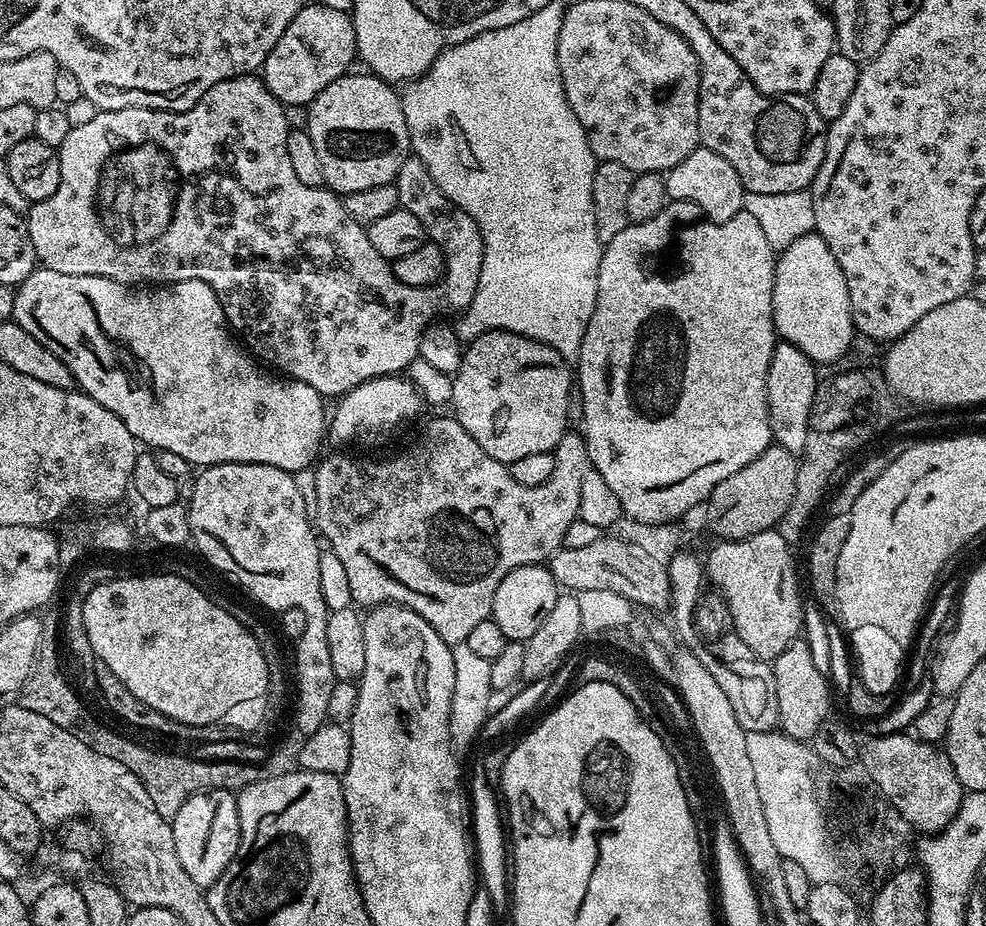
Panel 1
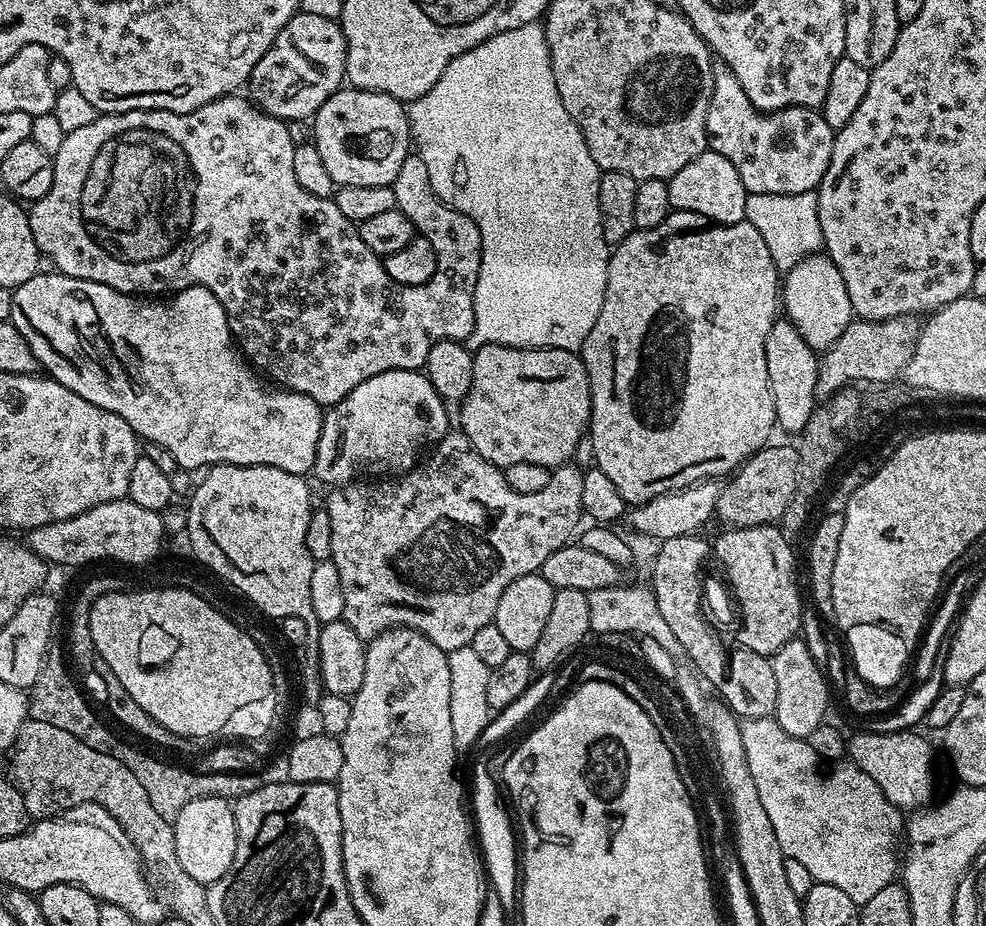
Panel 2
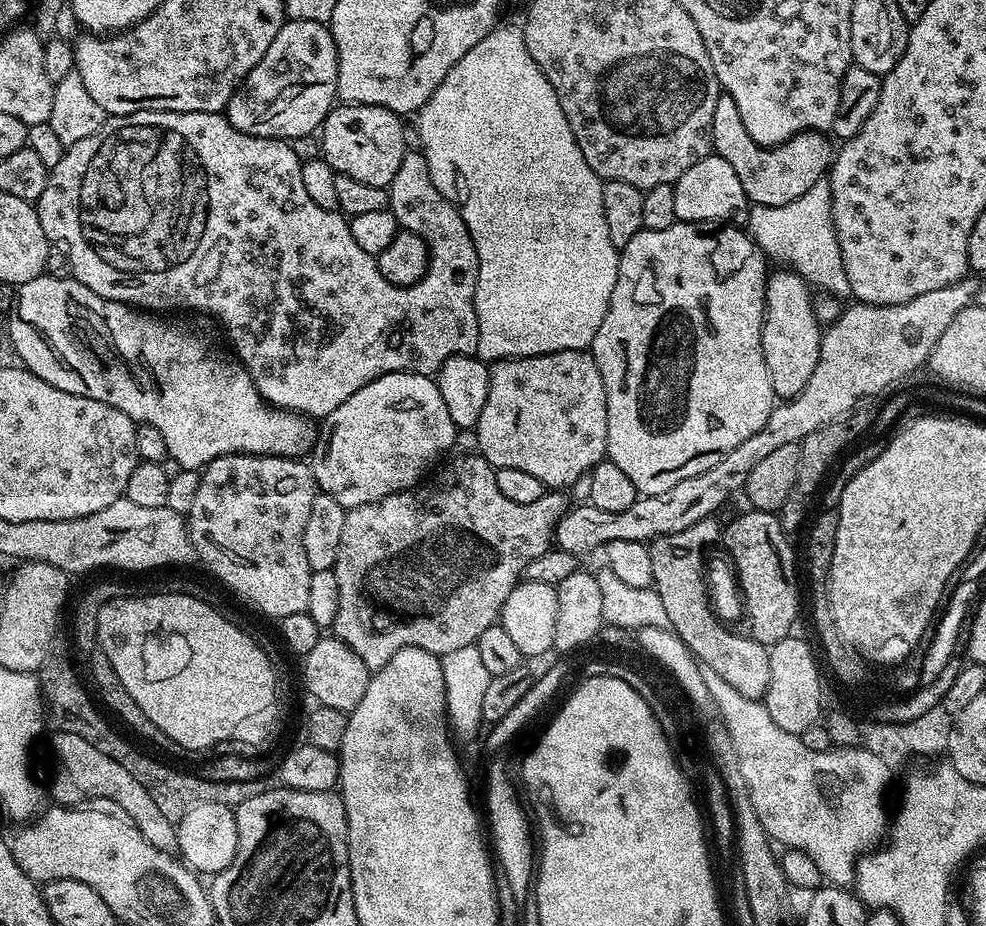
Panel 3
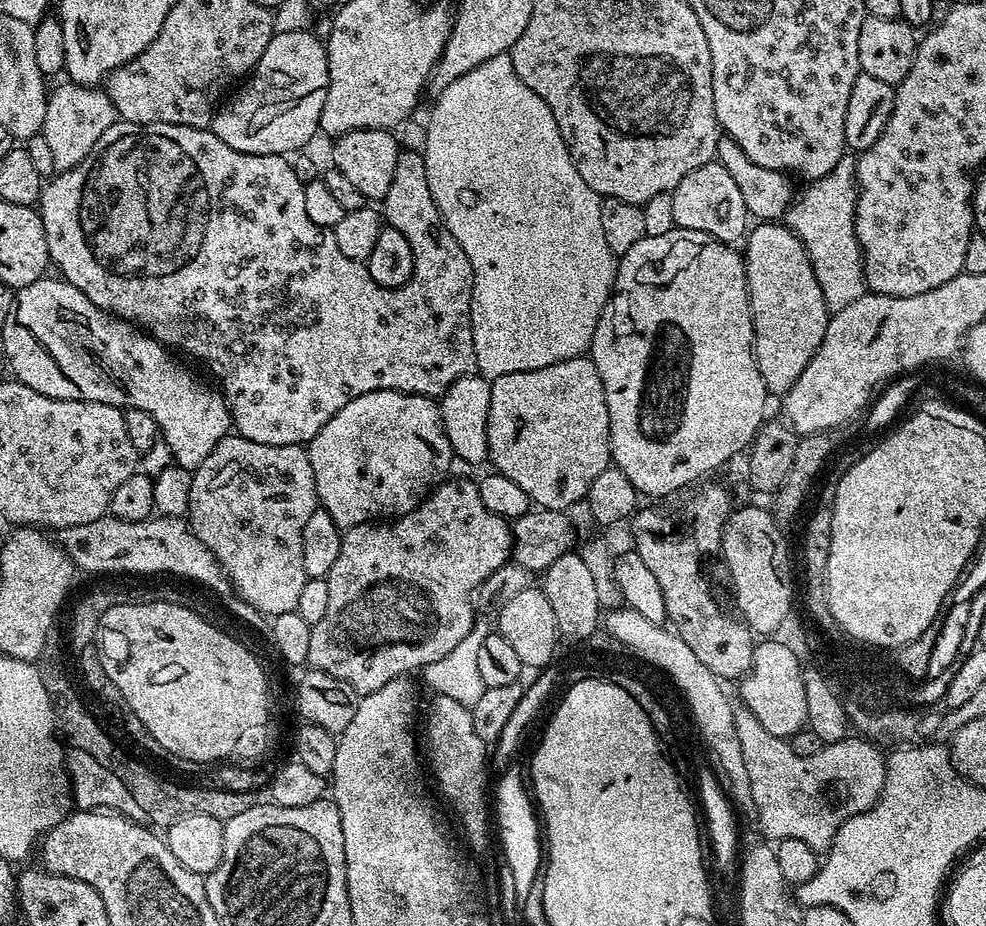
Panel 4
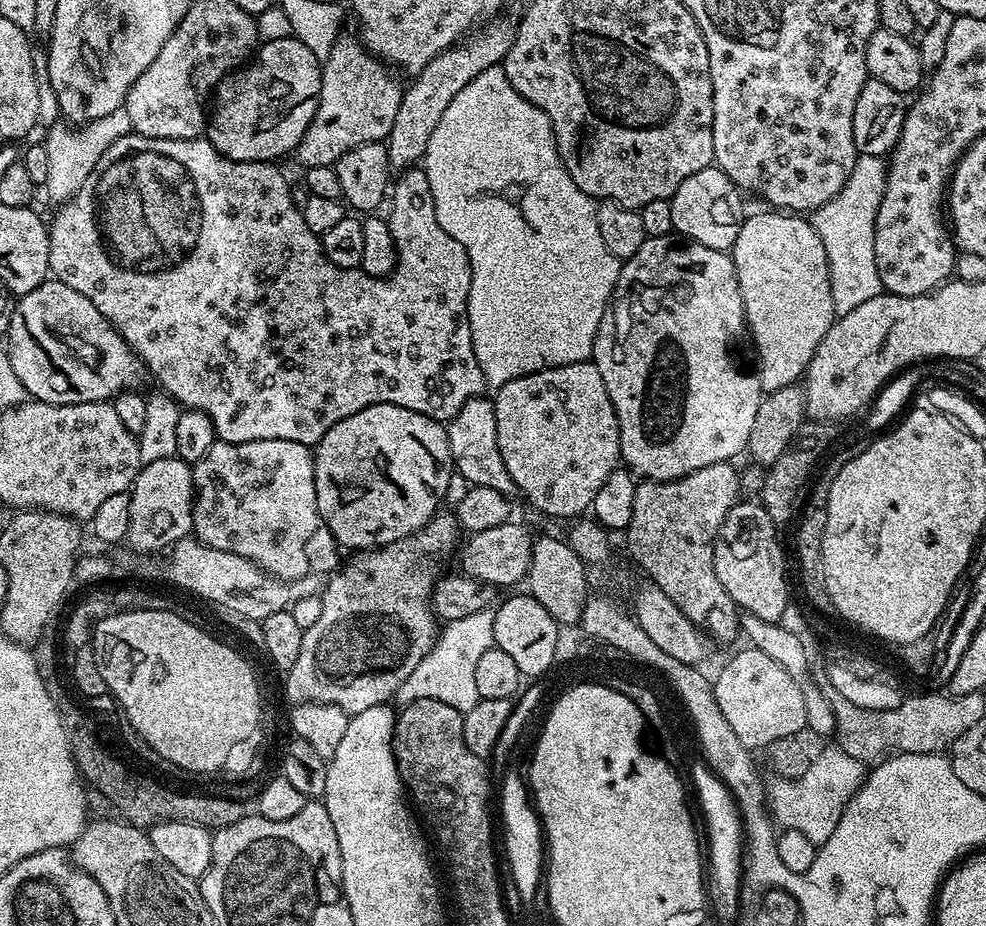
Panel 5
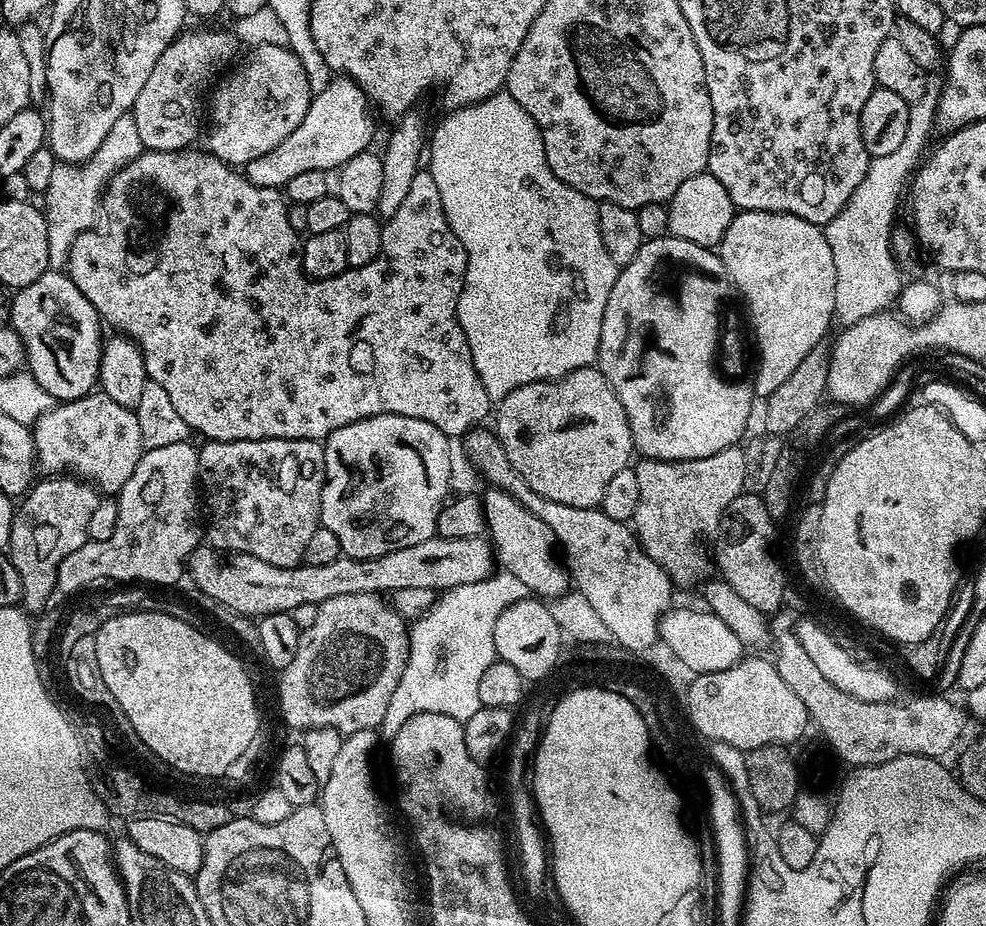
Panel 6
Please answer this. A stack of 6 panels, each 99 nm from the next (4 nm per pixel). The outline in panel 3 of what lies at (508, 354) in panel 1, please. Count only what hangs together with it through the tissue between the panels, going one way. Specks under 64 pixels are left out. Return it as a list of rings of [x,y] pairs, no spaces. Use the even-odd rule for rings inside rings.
[[[562,350],[541,356],[515,356],[513,360],[495,361],[488,370],[486,406],[482,406],[474,435],[480,443],[479,455],[493,469],[522,470],[538,478],[538,482],[542,482],[548,490],[568,490],[580,479],[581,483],[594,465],[605,459],[608,451],[606,390],[591,351]]]

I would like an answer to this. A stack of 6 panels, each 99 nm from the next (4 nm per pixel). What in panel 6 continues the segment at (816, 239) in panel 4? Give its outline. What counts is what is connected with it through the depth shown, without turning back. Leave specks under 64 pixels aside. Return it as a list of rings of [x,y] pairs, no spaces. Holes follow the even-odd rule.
[[[929,90],[922,98],[918,98],[918,102],[910,105],[906,138],[902,138],[902,146],[898,146],[894,154],[871,157],[862,182],[858,182],[858,190],[850,194],[846,206],[842,206],[839,214],[829,224],[823,225],[822,231],[830,246],[830,254],[834,254],[835,319],[839,323],[841,320],[841,325],[857,324],[862,322],[862,318],[870,318],[885,311],[889,307],[888,303],[891,300],[893,303],[901,291],[902,281],[892,259],[890,220],[904,178],[908,171],[910,174],[921,163],[924,139],[934,130],[939,97],[939,91]]]

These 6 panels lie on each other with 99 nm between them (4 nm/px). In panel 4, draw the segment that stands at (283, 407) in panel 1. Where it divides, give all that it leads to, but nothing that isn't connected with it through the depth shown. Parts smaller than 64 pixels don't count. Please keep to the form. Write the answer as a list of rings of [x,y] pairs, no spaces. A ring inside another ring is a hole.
[[[48,279],[30,282],[15,293],[11,317],[2,329],[4,356],[12,367],[11,375],[23,378],[26,386],[55,400],[93,400],[121,410],[146,410],[162,433],[163,443],[172,451],[173,461],[181,468],[195,470],[217,442],[229,435],[230,417],[223,395],[211,392],[190,369],[175,360],[177,357],[169,349],[137,325],[94,306],[69,280]]]

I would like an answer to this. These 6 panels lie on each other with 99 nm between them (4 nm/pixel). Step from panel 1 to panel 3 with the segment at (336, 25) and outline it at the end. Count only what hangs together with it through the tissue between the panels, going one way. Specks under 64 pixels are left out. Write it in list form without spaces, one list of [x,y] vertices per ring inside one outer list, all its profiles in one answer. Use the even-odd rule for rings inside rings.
[[[285,19],[270,50],[250,70],[226,109],[228,120],[242,134],[297,142],[312,127],[323,125],[337,103],[338,58],[328,24]]]

